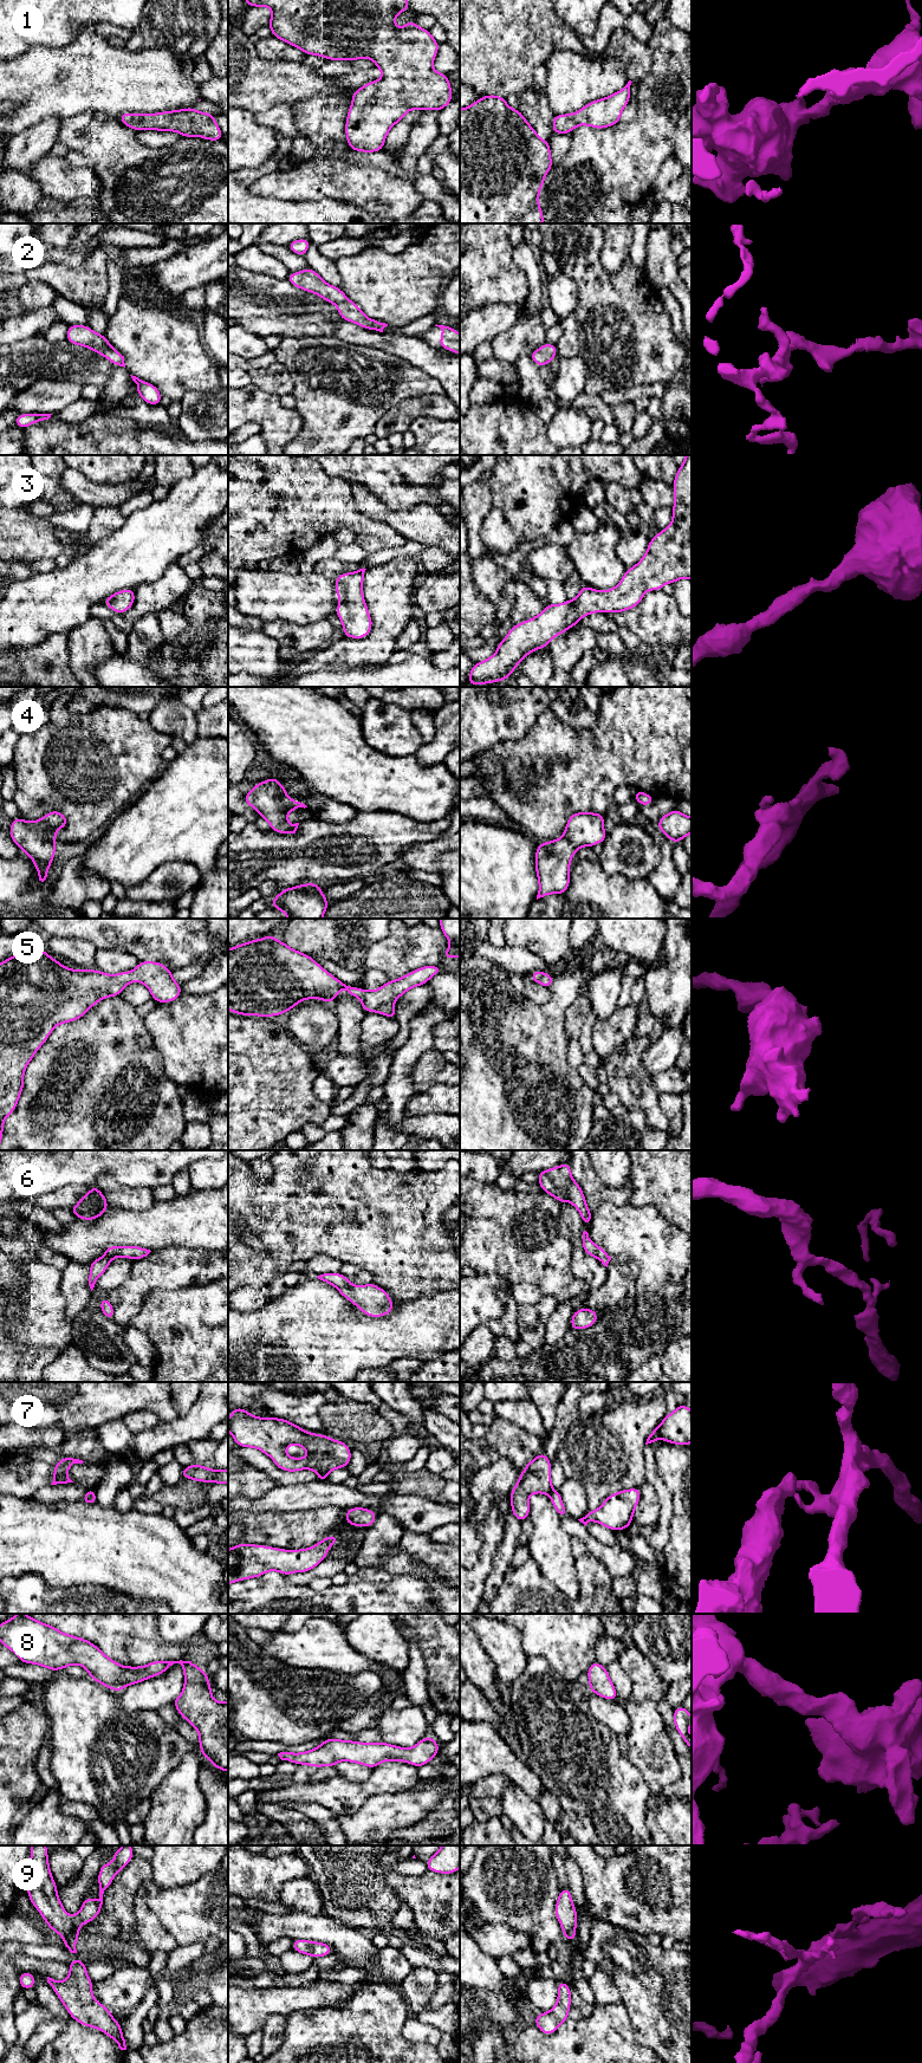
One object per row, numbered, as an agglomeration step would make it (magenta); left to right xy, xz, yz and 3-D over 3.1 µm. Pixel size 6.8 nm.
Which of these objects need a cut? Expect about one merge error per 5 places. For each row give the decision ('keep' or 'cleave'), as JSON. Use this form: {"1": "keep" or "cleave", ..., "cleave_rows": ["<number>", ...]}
{"1": "keep", "2": "keep", "3": "keep", "4": "keep", "5": "keep", "6": "keep", "7": "cleave", "8": "keep", "9": "keep", "cleave_rows": ["7"]}

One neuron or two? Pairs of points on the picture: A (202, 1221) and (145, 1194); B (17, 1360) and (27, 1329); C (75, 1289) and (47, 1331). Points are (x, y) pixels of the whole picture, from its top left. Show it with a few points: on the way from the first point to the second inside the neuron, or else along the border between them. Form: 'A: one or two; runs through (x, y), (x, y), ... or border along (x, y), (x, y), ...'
A: two; border along (155, 1200), (147, 1208), (128, 1210)
B: two; border along (12, 1337), (23, 1344), (50, 1348)
C: two; border along (60, 1277), (64, 1319), (69, 1324)

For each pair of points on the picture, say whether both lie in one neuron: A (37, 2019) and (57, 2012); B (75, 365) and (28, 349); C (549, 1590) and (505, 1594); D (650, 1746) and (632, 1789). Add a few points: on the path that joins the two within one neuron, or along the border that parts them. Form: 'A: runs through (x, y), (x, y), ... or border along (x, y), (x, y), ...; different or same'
A: border along (36, 1999), (51, 2018), (43, 2022), (33, 2035); different
B: runs through (63, 361), (40, 359); same
C: runs through (538, 1594), (515, 1594); same
D: border along (625, 1757), (641, 1773), (653, 1792); different

